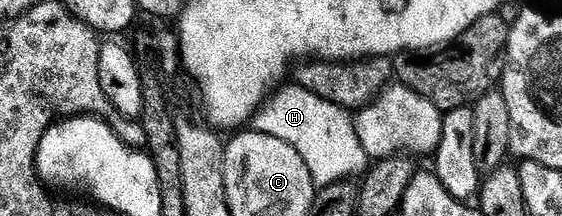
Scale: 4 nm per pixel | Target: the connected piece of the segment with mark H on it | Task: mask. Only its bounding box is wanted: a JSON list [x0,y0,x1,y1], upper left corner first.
[254,86,369,186]

